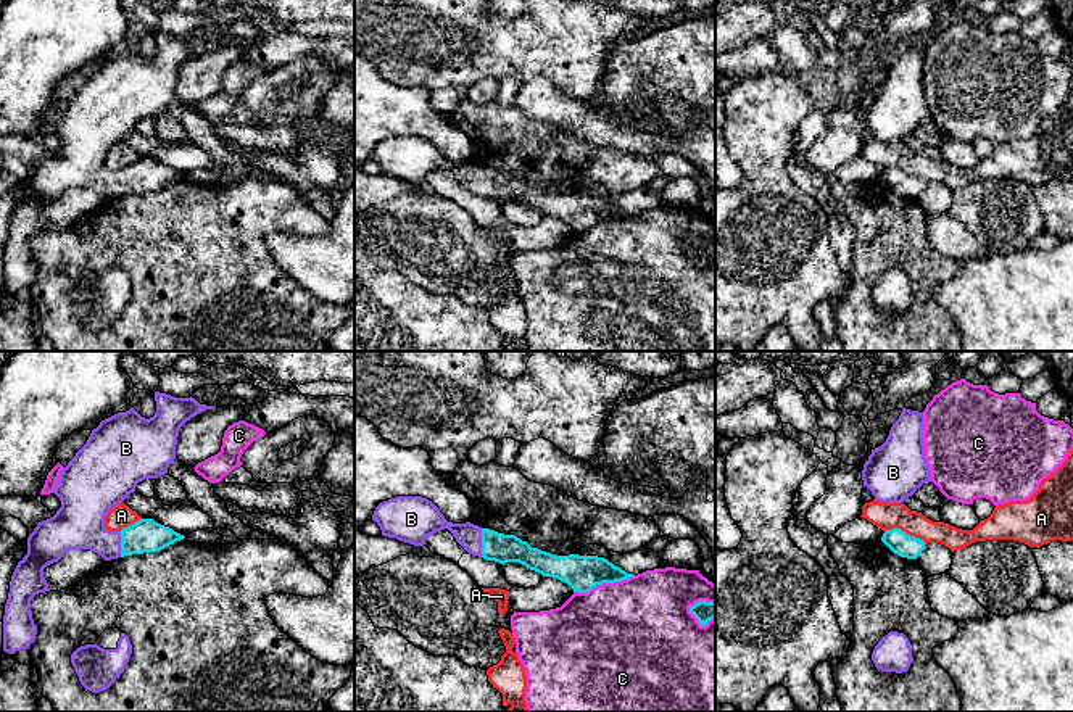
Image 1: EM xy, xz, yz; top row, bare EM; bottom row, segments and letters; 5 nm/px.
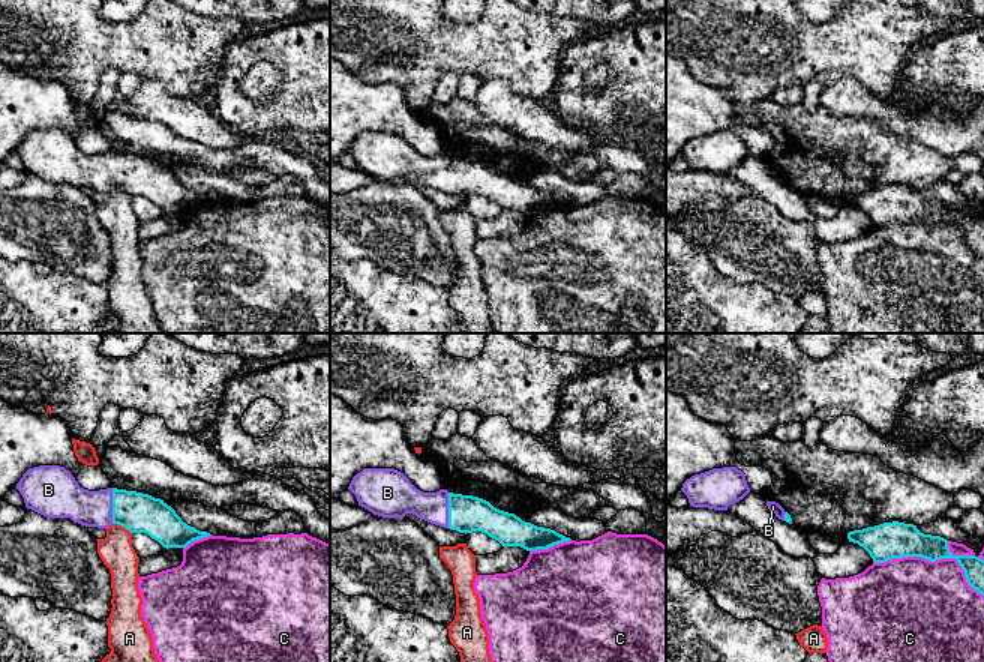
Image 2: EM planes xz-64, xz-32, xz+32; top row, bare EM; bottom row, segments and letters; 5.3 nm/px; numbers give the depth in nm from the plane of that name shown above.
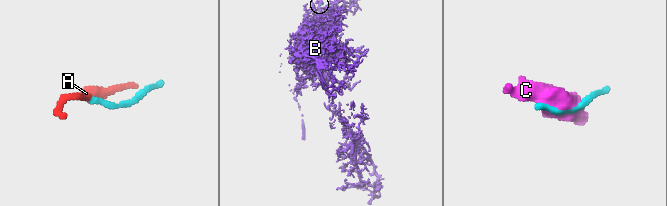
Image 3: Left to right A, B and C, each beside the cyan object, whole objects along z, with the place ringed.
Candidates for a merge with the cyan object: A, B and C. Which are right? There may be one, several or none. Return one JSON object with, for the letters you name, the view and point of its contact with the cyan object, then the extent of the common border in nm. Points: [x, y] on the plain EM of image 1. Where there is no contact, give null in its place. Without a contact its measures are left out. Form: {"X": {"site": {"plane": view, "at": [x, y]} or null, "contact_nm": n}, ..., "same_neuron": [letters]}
{"B": {"site": {"plane": "xz", "at": [482, 182]}, "contact_nm": 140}, "same_neuron": ["B"]}

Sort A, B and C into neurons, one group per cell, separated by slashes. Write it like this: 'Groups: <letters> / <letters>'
Groups: A / B / C

